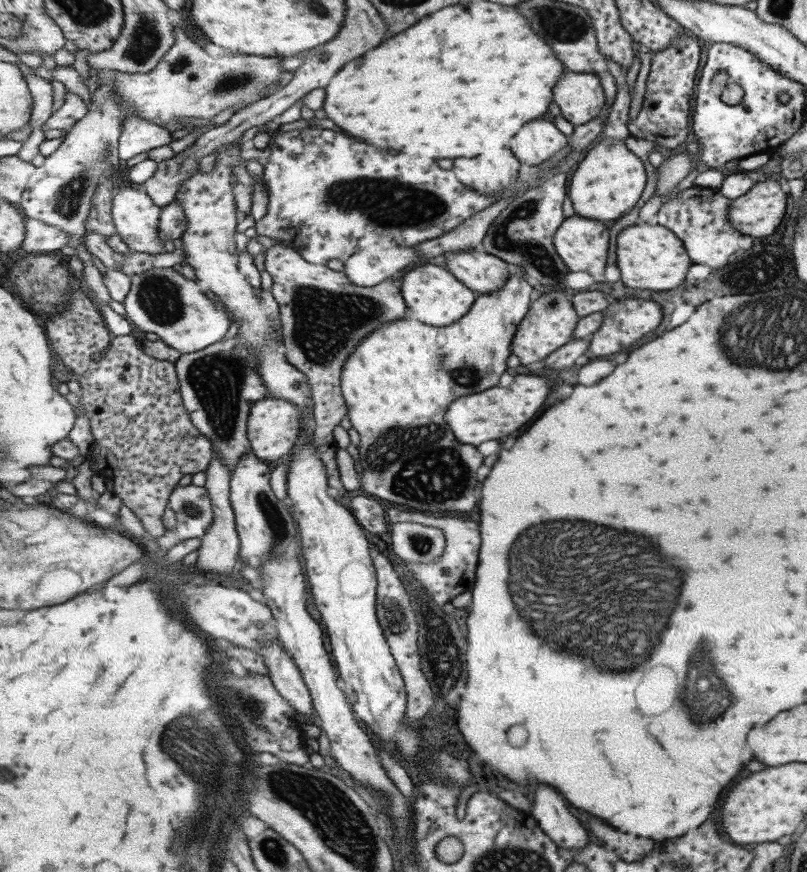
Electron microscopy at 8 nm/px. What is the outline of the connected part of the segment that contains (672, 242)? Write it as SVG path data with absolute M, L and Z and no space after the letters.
M656 222L635 224L625 228L617 238L617 264L623 274L623 282L631 288L643 290L669 290L677 288L689 268L689 258L681 246L682 239L667 227Z

